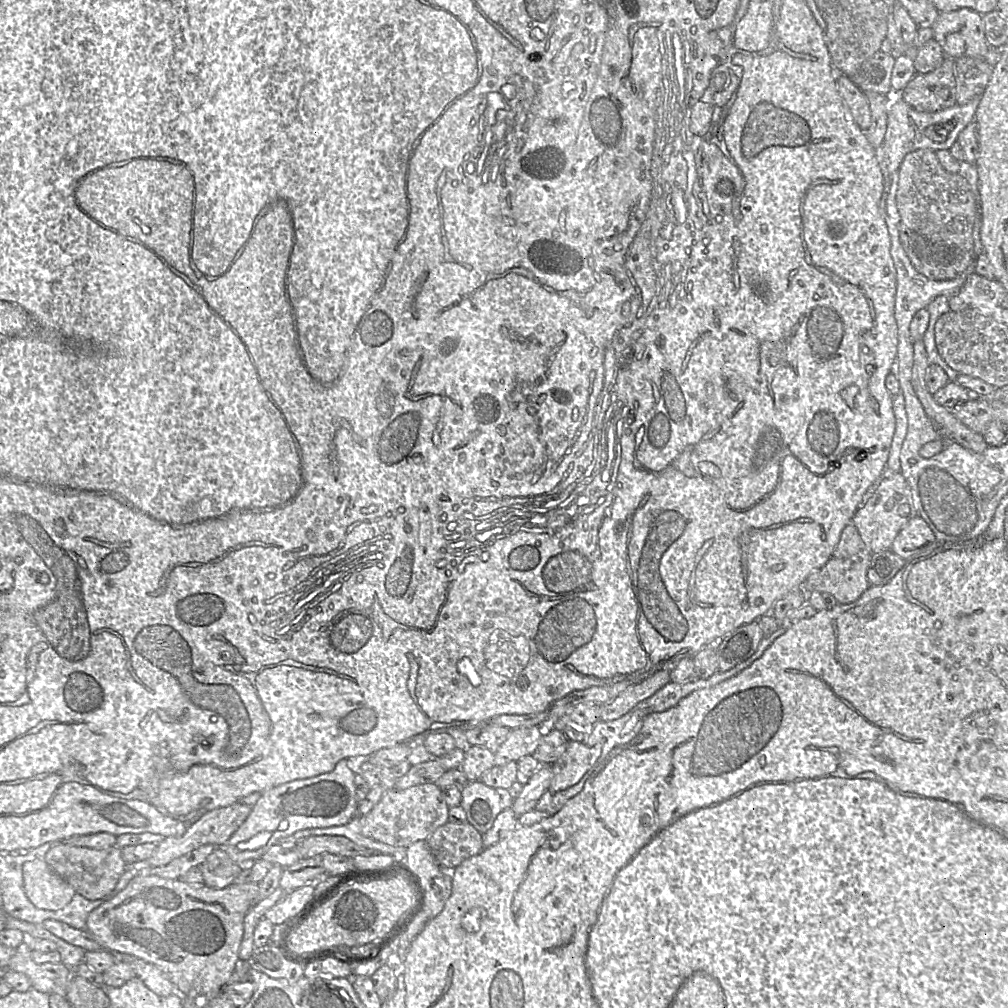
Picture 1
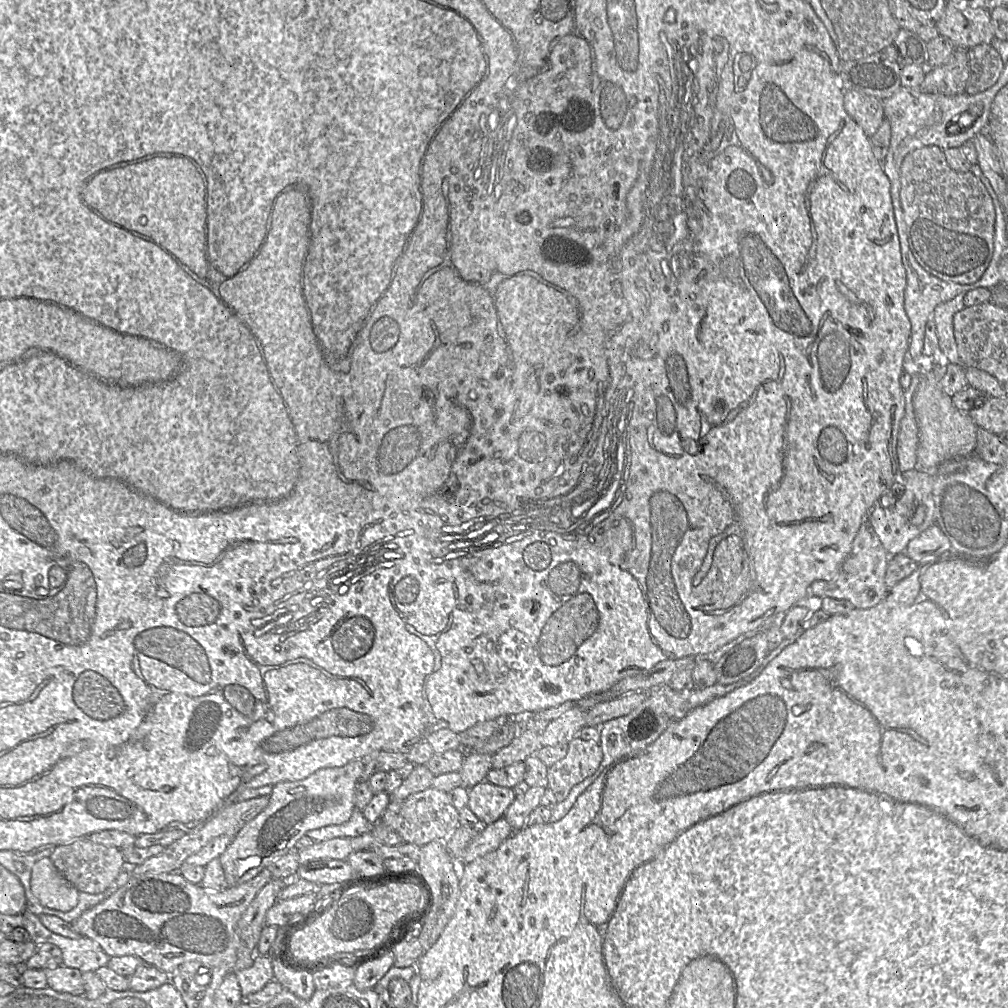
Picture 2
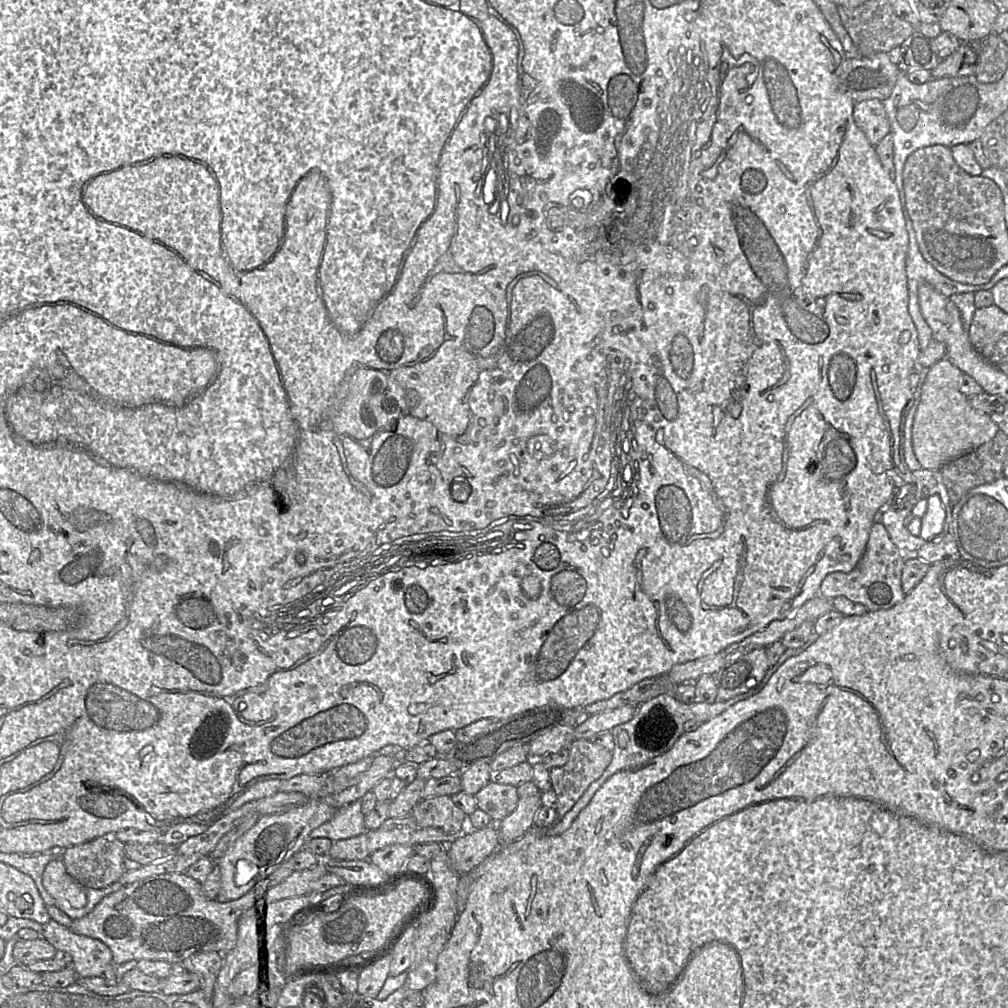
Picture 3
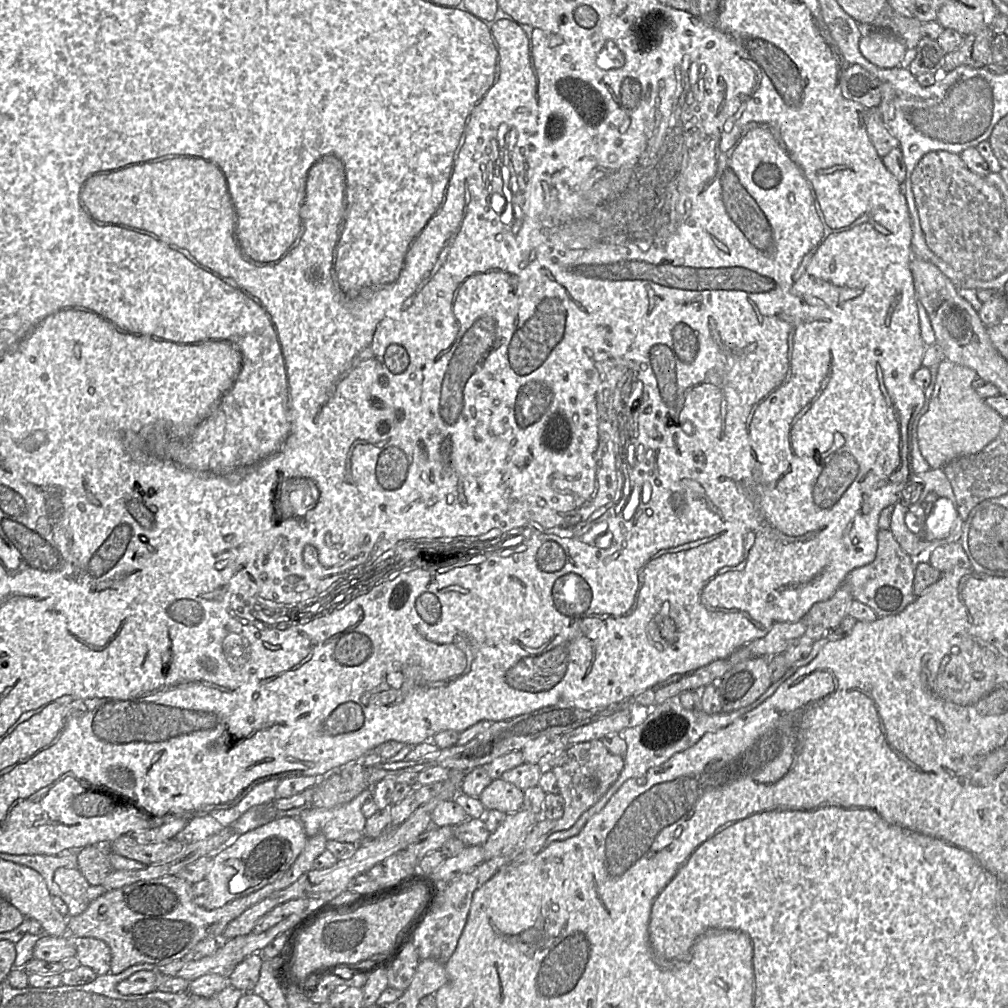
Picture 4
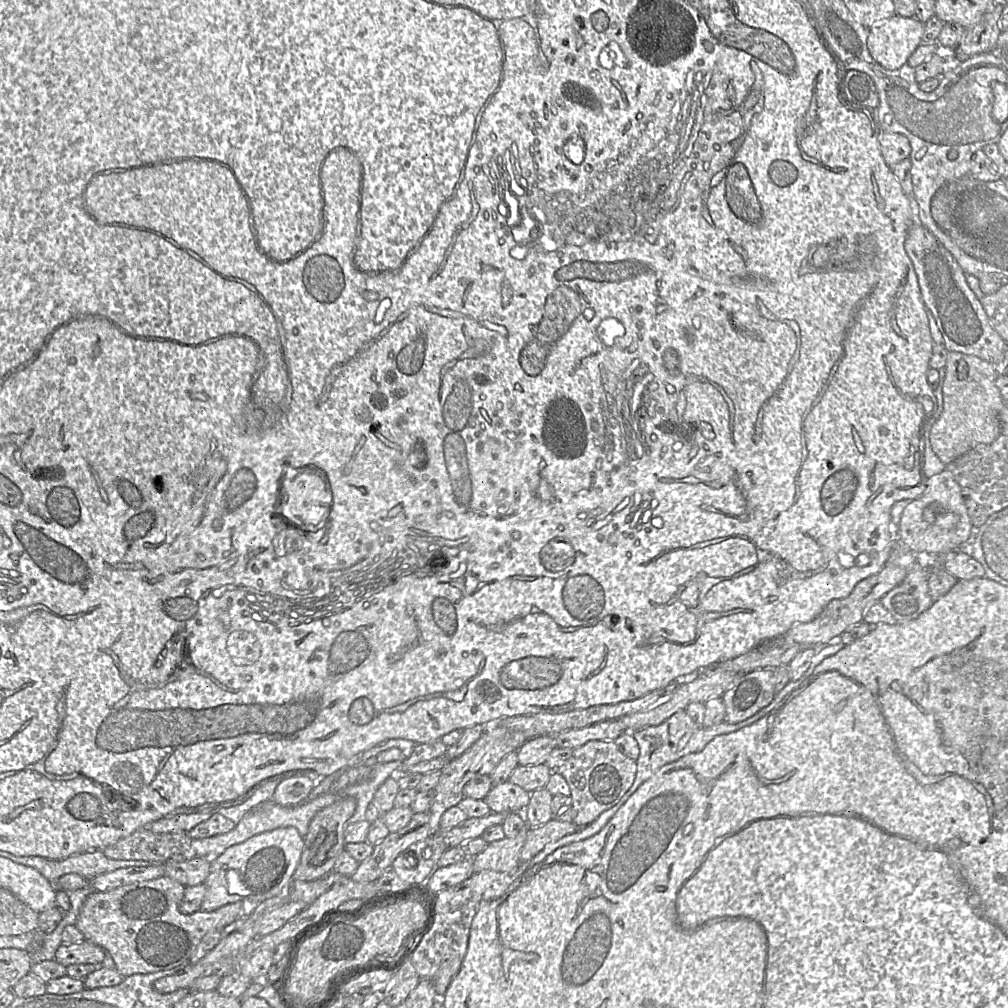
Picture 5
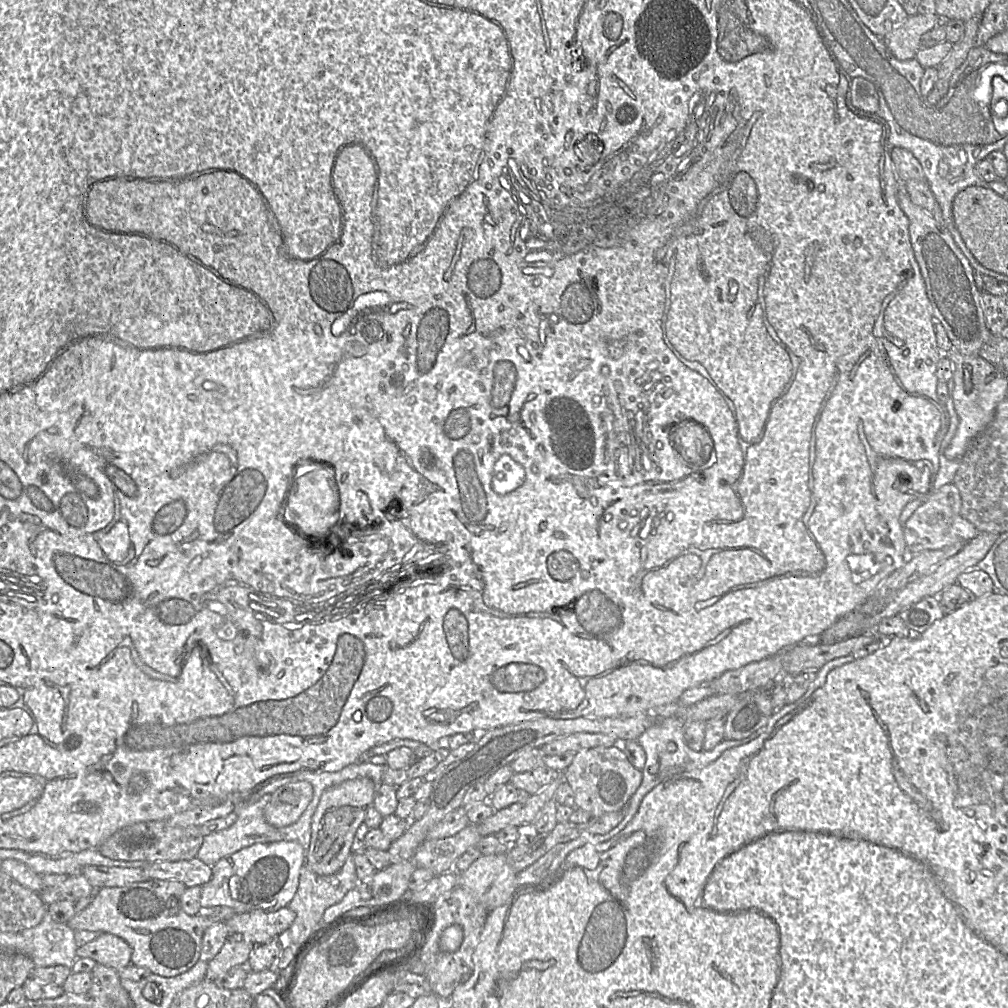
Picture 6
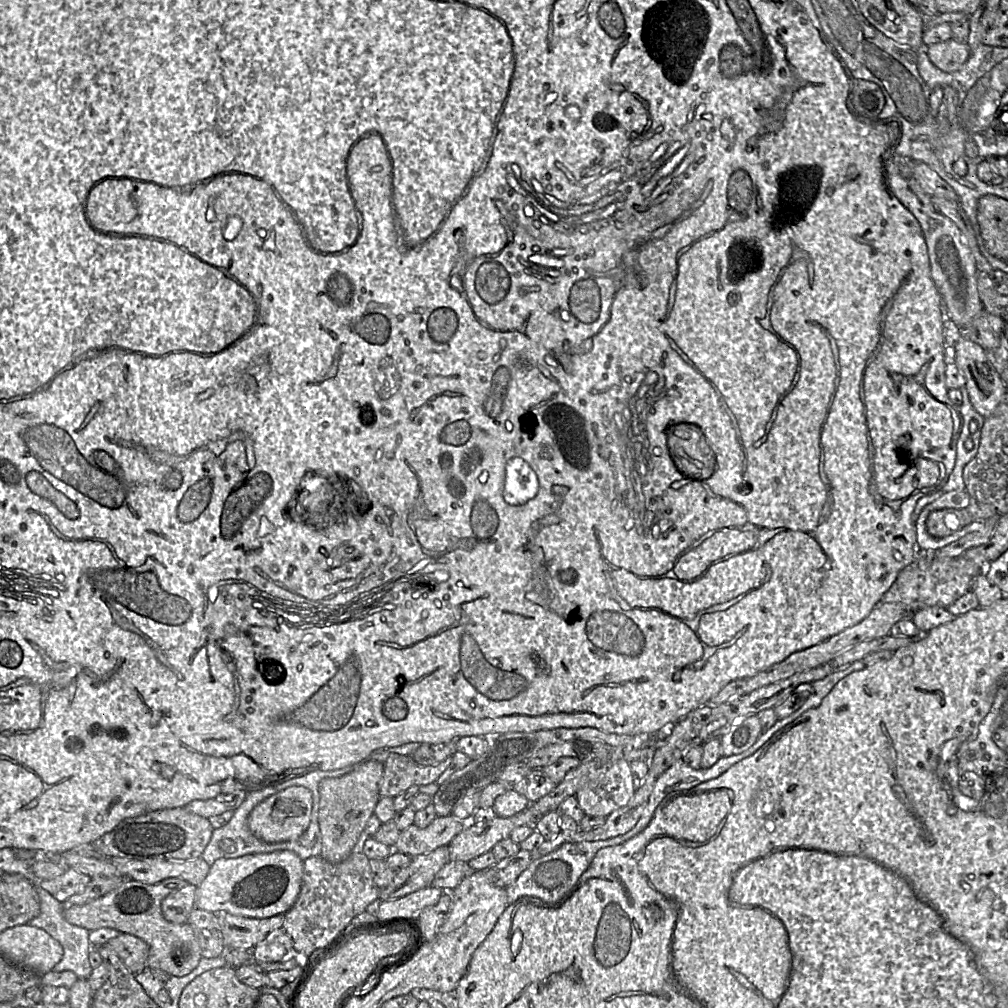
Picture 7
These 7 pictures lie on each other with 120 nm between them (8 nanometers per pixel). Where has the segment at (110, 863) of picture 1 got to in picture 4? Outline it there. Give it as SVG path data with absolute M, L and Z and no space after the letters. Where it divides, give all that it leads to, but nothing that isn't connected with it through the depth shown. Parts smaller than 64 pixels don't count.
M110 845L87 846L77 852L77 869L89 885L102 885L112 872L109 855L113 853Z

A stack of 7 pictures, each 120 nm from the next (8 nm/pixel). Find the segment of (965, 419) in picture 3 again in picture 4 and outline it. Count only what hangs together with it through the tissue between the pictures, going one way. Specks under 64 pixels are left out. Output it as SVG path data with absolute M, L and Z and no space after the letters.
M947 359L929 369L932 377L925 392L925 405L913 425L922 456L931 469L938 469L959 457L981 451L997 437L1004 418L974 390L972 384L978 375L973 369Z

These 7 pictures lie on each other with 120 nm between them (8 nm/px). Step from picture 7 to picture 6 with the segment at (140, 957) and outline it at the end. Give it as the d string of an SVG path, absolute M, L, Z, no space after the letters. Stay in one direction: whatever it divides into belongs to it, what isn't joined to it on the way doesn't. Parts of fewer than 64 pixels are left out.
M103 933L91 942L78 947L76 954L78 958L91 958L97 964L119 971L131 964L132 950L122 938Z

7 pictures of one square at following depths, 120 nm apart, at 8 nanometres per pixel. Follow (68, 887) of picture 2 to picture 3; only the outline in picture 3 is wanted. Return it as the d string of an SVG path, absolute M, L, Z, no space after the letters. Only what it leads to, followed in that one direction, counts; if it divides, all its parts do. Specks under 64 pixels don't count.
M53 859L47 864L42 884L54 899L65 899L73 908L81 908L86 904L85 888L67 873L61 859Z

